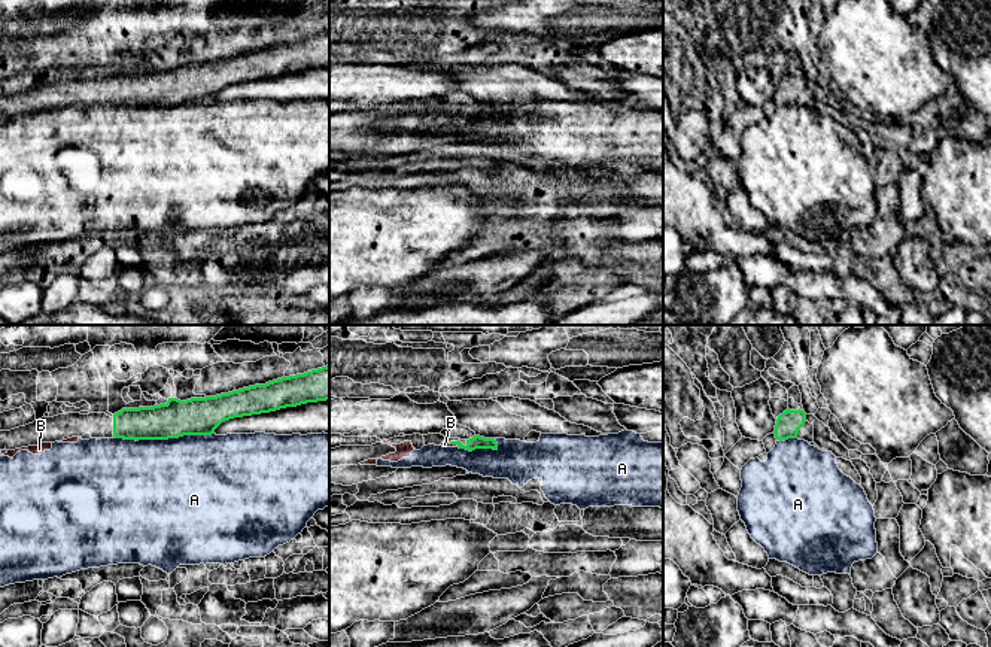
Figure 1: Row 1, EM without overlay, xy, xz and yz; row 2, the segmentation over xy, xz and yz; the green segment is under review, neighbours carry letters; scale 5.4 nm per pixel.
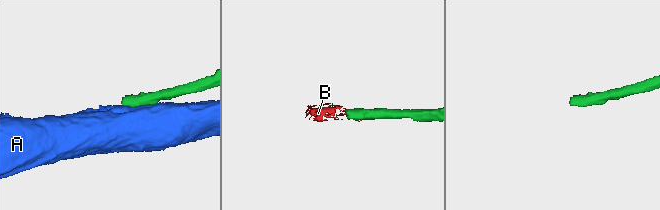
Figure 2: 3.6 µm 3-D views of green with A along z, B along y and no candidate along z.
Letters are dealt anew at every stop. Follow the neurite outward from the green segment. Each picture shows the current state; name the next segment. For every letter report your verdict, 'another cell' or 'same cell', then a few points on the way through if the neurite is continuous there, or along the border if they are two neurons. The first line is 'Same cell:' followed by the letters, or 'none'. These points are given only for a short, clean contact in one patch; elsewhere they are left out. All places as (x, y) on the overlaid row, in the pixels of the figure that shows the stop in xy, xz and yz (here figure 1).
Same cell: none
A: another cell | along xy (213, 433), (184, 434), (167, 439), (115, 439)
B: another cell | along xz (449, 443), (459, 446)

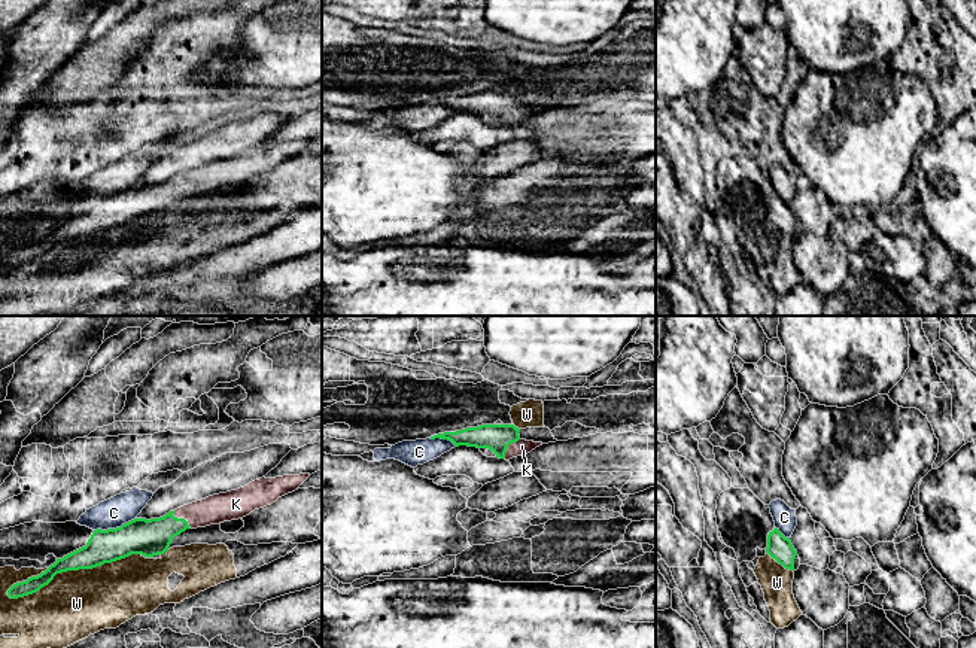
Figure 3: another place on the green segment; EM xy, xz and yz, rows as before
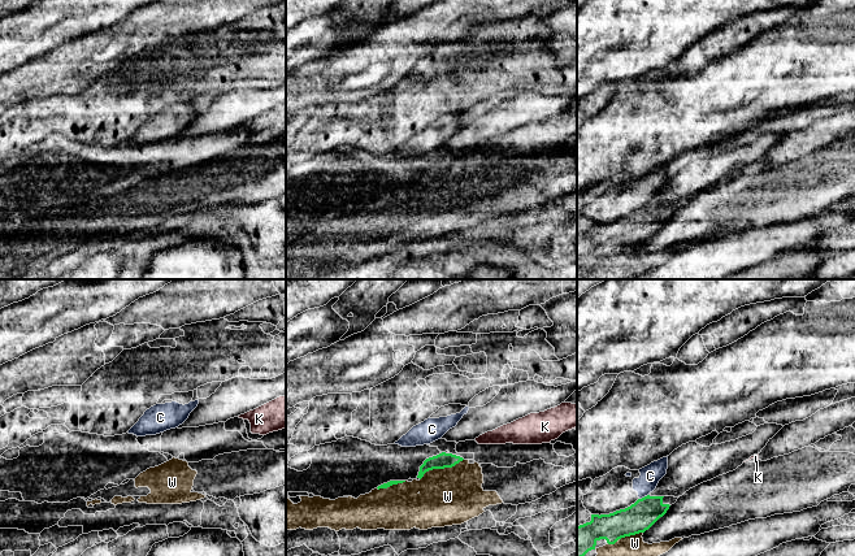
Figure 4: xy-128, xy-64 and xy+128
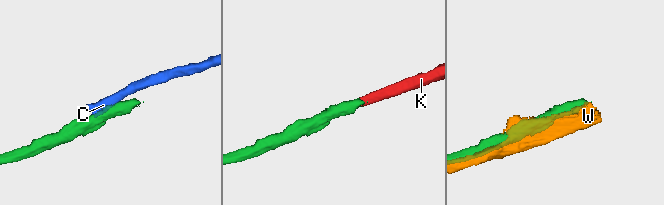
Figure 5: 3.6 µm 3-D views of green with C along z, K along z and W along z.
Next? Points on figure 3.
Same cell: K
C: another cell | along xy (136, 517), (115, 528), (94, 531)
K: same cell | across xy (149, 538), (181, 519), (224, 507)
W: another cell

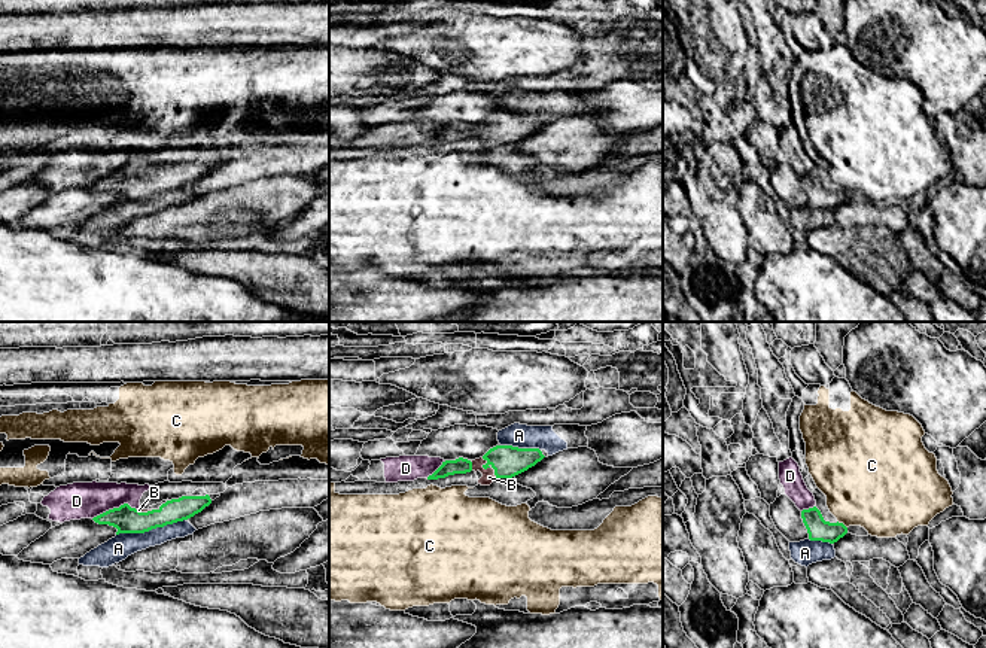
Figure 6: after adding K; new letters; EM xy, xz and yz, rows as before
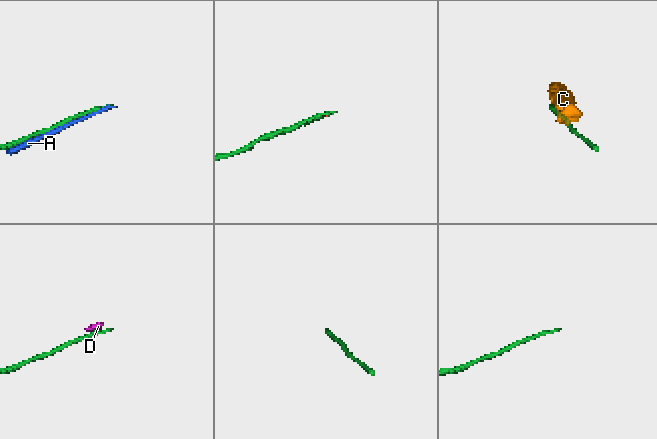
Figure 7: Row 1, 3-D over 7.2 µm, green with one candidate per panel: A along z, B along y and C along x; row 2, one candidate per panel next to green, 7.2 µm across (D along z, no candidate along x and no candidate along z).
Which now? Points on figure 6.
Same cell: B
A: another cell
B: same cell | across xz (507, 461), (484, 465), (489, 477)
C: another cell
D: another cell | along xy (137, 508), (121, 504), (93, 519)

